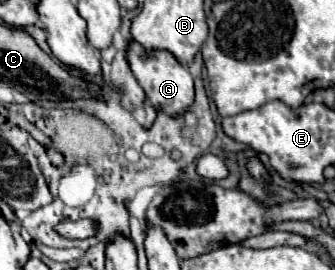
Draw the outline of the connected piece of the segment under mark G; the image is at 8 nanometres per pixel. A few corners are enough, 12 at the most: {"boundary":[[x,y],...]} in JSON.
{"boundary":[[130,43],[148,103],[168,117],[194,103],[194,81],[168,51]]}

